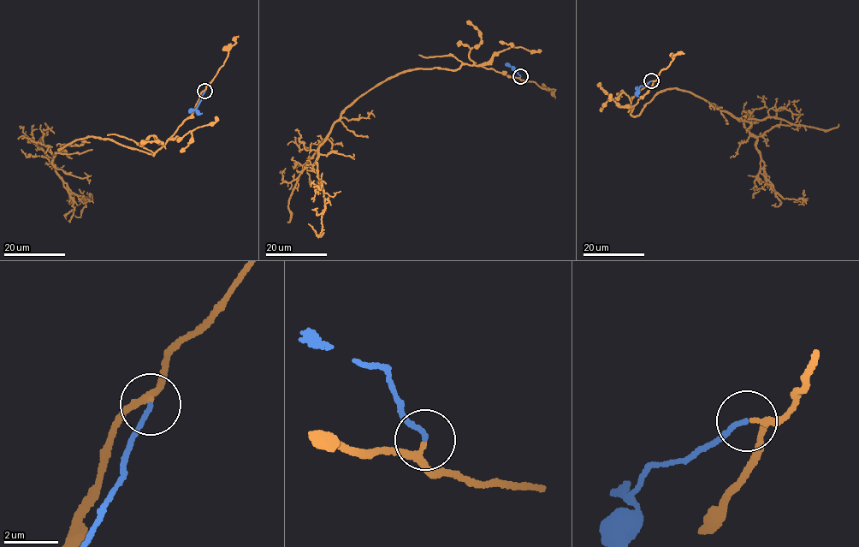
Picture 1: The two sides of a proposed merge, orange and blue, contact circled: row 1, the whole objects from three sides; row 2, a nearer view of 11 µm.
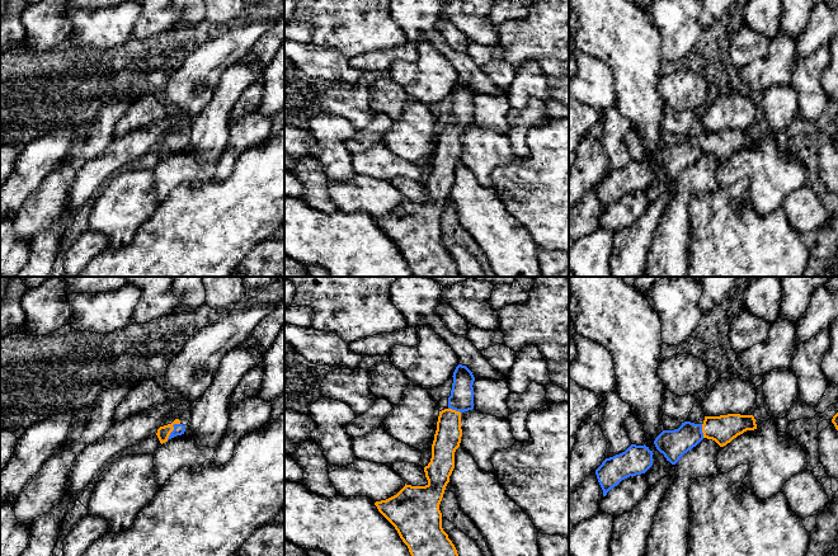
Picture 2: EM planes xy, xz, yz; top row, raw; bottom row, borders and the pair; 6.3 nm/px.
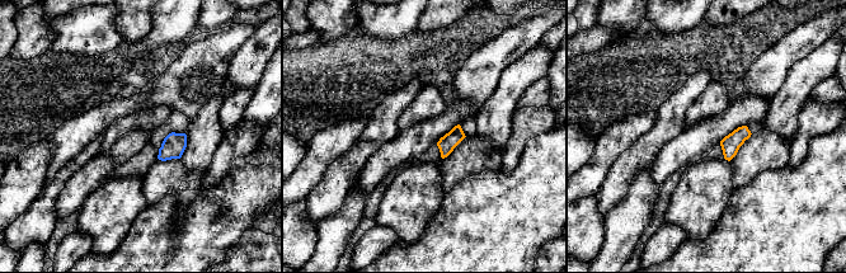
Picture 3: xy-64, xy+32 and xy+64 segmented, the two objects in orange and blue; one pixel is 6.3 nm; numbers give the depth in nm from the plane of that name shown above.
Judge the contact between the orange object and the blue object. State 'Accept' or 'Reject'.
Accept

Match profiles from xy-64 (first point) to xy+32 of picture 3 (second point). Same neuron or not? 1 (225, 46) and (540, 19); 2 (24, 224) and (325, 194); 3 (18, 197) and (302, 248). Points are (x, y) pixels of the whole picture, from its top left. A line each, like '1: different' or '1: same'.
1: same
2: same
3: different

